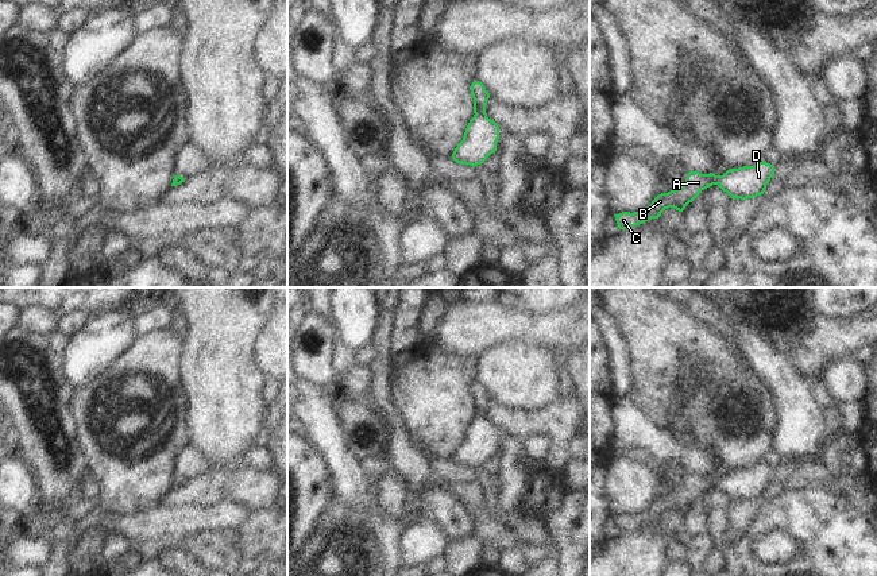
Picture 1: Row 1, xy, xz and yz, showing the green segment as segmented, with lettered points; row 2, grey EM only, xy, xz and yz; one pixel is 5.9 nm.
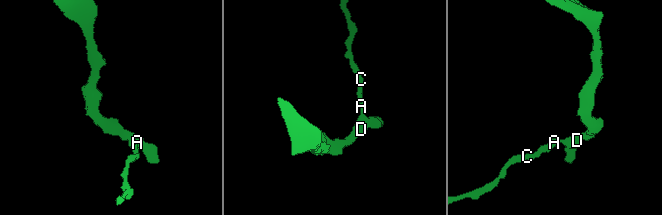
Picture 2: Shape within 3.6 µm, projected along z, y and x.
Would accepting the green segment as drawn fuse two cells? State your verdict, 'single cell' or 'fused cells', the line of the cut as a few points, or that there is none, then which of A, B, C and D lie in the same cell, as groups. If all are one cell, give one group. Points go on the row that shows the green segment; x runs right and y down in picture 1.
single cell | no cut | A B C D

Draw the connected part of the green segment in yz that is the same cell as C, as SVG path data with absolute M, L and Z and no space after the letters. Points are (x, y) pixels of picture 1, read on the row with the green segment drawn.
M764 161L754 166L730 169L723 175L689 171L681 188L658 194L646 209L635 213L622 212L614 216L619 229L637 227L648 220L658 219L668 208L683 212L702 190L712 185L718 185L733 200L753 198L764 194L773 177L774 166Z

